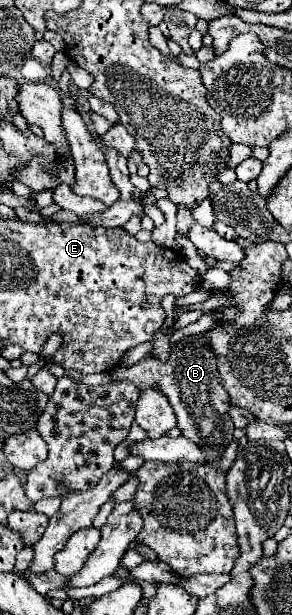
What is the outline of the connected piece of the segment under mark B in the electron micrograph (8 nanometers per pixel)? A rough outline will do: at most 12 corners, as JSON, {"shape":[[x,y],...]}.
{"shape":[[205,339],[111,371],[165,391],[181,433],[217,461],[233,439],[229,395]]}

